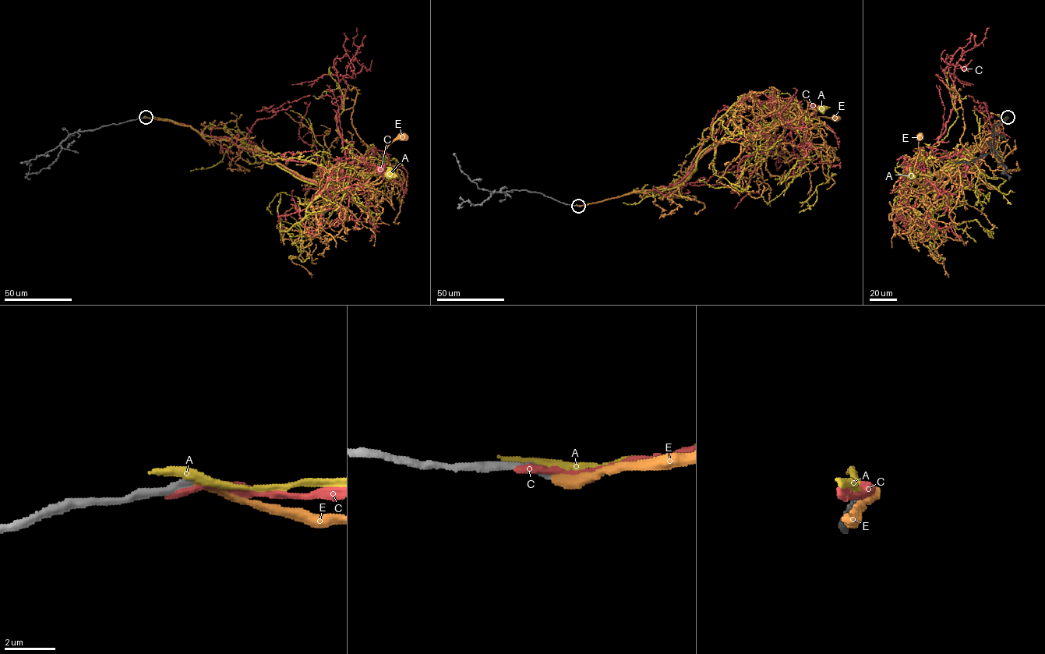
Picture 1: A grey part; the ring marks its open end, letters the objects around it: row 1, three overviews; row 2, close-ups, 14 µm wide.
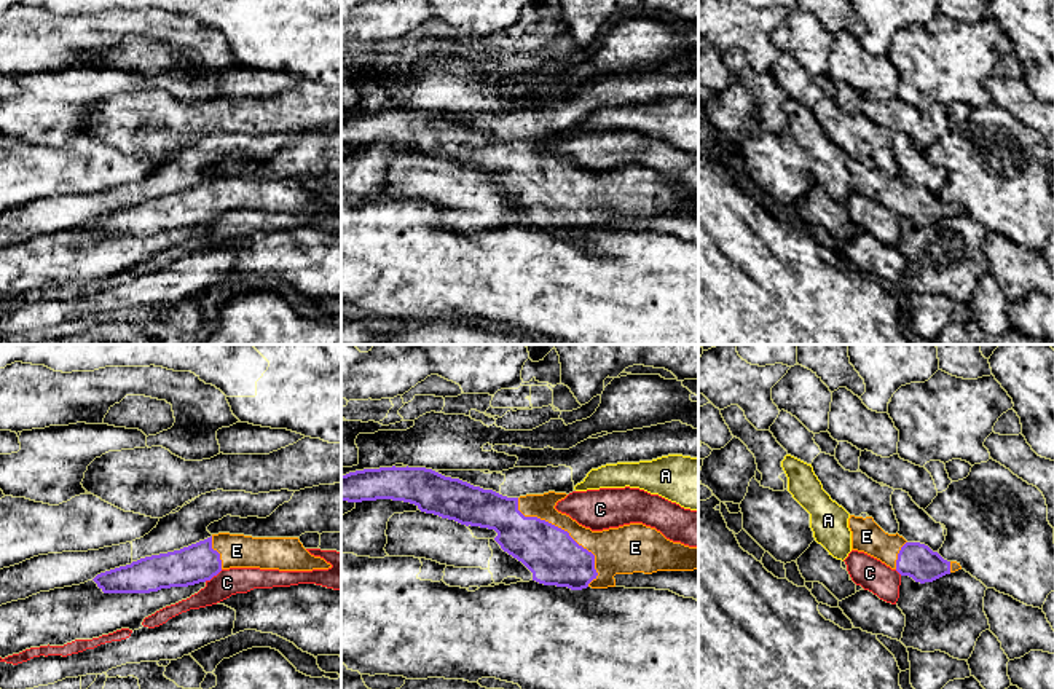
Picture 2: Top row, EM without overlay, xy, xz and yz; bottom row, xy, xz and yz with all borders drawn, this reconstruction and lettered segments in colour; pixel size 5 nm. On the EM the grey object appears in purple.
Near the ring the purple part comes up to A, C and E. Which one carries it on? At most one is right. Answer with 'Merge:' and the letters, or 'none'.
Merge: E

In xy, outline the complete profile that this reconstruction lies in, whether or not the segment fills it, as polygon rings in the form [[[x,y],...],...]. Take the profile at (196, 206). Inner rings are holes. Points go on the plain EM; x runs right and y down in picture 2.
[[[218,175],[180,193],[100,215],[92,223],[104,236],[150,236],[206,225],[230,211],[313,214],[332,207],[311,198],[298,180]]]

